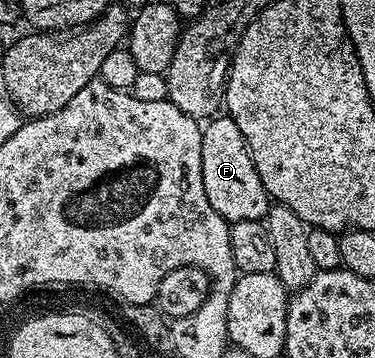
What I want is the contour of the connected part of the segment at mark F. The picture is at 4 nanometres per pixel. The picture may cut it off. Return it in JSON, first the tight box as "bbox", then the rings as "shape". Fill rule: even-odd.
{"bbox":[201,114,271,224],"shape":[[[227,114],[214,115],[202,127],[201,157],[203,190],[207,190],[207,202],[211,202],[211,210],[215,210],[215,214],[222,216],[229,224],[264,221],[271,207],[271,198],[255,170],[255,162],[239,126],[235,126]]]}

